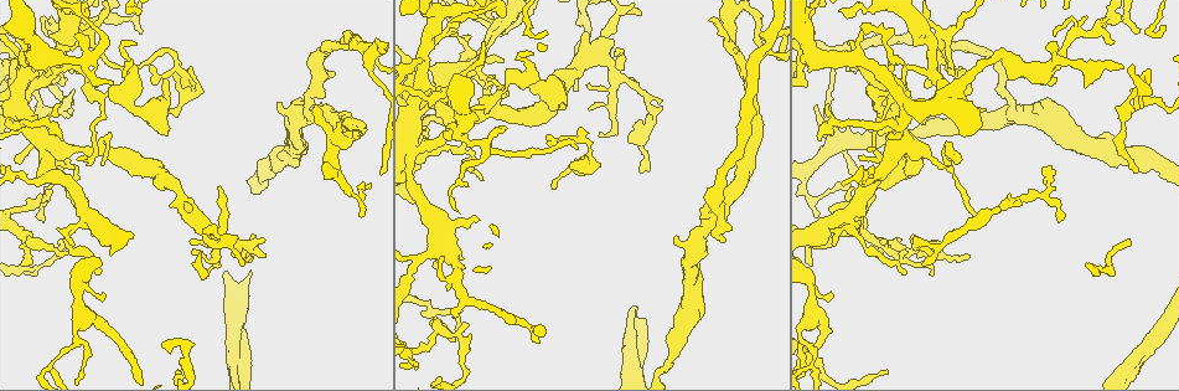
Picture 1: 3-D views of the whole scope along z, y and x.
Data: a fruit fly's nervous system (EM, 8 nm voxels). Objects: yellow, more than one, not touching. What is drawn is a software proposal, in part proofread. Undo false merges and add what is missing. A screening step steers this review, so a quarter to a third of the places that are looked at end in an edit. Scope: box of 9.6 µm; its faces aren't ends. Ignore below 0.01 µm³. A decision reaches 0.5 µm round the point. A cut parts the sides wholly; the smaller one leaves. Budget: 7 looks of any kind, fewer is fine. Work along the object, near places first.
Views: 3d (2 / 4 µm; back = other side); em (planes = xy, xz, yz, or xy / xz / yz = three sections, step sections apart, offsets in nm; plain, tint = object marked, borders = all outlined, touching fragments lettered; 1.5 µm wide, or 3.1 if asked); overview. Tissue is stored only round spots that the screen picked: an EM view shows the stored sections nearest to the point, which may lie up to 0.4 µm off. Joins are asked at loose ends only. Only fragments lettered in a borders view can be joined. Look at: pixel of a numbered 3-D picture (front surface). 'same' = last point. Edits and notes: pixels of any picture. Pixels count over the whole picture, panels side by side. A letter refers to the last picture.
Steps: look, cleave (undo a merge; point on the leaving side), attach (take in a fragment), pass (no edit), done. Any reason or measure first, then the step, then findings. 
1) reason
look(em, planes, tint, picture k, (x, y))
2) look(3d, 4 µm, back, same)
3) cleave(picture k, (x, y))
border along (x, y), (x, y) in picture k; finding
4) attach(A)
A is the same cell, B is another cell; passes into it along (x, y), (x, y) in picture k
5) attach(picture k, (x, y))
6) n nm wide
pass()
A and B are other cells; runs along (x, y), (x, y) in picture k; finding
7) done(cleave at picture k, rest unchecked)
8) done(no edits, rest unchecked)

three-way junction
look(em, yz, step 8, tint, picture 1, (69, 163))

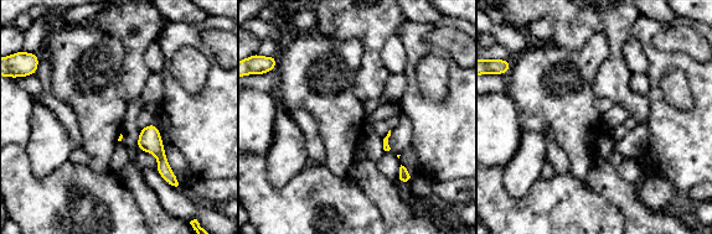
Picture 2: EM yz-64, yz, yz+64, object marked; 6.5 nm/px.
look(em, xy, step 4, tint, same)

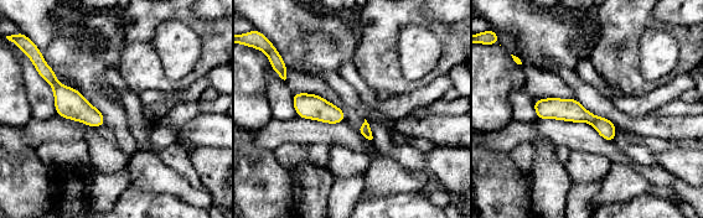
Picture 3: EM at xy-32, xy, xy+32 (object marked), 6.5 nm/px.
look(em, xy, step 4, borders, same)

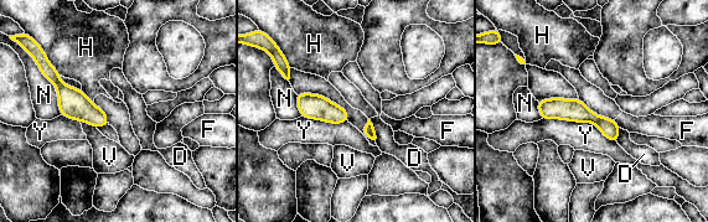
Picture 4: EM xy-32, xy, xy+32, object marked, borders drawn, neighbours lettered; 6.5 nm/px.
Y touches over 500 nm
pass()
D, F, H, N, V and Y are other cells; border along (82, 89), (93, 103) in picture 4; continuous, no second neuron

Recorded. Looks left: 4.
long arm stops here
look(3d, 2 µm, picture 1, (444, 87))

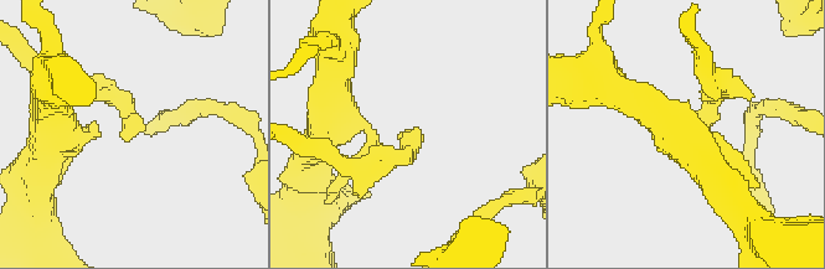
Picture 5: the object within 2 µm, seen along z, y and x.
look(em, xz, step 4, borders, picture 5, (127, 140))

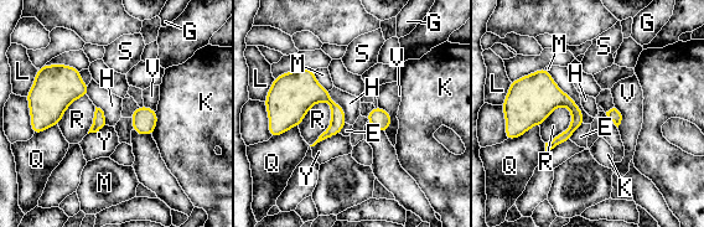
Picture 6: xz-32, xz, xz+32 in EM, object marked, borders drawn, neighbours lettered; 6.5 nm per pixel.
another direction
look(em, planes, borders, same)

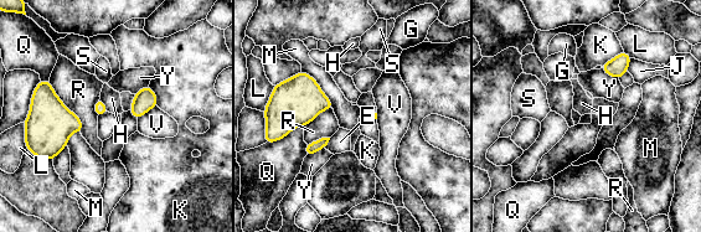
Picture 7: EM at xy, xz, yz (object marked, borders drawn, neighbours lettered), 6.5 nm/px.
M touches over 320 nm
pass()
E, G, H, J, K, L, M, Q, R, S, V and Y are other cells; no lettered fragment goes on from it

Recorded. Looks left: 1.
done(no edits, rest unchecked)

